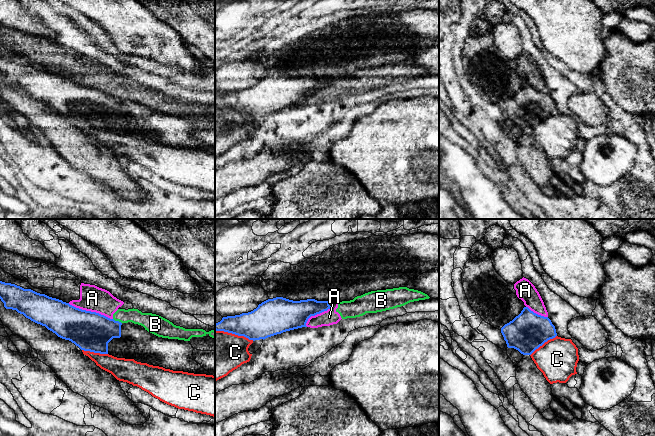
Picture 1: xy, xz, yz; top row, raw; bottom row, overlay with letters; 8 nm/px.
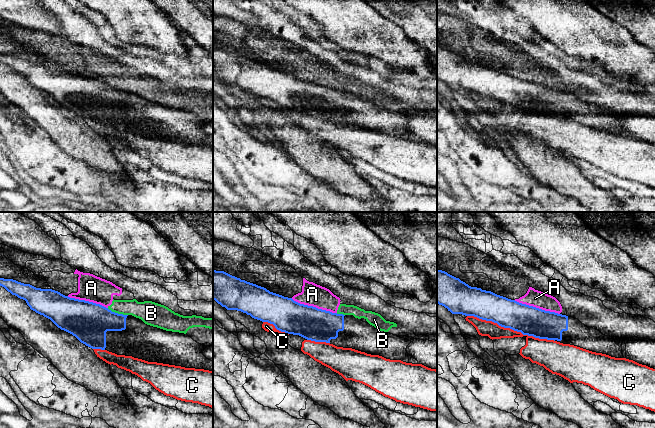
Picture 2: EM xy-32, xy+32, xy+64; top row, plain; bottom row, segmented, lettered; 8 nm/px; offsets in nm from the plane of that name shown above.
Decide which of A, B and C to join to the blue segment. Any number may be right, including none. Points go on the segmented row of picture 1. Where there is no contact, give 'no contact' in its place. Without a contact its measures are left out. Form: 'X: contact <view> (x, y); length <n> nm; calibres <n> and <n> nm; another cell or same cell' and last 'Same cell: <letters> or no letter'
A: contact xy (90, 311); length 380 nm; calibres 320 and 200 nm; another cell
B: contact xy (117, 321); length 80 nm; calibres 320 and 130 nm; another cell
C: contact xz (234, 333); length 320 nm; calibres 260 and 380 nm; another cell
Same cell: no letter

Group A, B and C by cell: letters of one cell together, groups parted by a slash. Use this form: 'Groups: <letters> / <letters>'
Groups: A B / C

